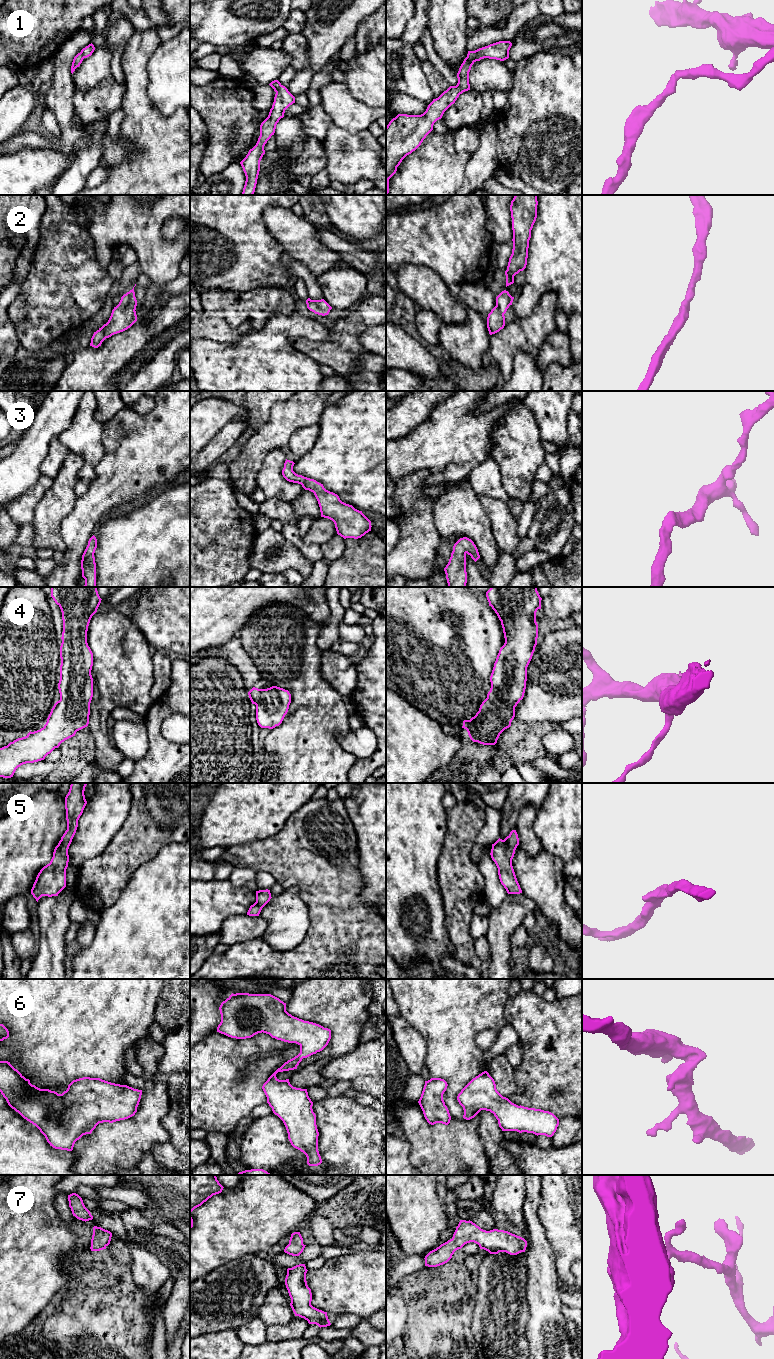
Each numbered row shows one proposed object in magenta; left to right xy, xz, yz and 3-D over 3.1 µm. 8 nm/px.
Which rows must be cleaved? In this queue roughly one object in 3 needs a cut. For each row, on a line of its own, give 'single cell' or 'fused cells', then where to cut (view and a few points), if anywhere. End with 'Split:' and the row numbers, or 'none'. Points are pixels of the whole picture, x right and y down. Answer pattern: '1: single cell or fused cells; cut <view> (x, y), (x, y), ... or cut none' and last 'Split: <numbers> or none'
1: single cell; cut none
2: single cell; cut none
3: single cell; cut none
4: single cell; cut none
5: single cell; cut none
6: single cell; cut none
7: single cell; cut none
Split: none

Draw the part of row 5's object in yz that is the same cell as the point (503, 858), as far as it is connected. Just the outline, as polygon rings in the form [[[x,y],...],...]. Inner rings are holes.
[[[512,830],[504,840],[499,838],[492,844],[490,853],[492,860],[498,868],[500,882],[508,894],[522,893],[512,866],[512,859],[518,845],[518,834],[516,830]]]

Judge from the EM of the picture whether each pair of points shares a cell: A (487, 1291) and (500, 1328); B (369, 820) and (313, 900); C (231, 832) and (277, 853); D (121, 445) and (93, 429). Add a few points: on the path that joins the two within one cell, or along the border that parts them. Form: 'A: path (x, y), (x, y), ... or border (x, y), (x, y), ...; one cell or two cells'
A: path (496, 1300), (499, 1303), (499, 1319); one cell
B: border (354, 829), (359, 861); two cells
C: border (275, 833), (262, 839), (230, 846); two cells
D: border (103, 424), (104, 455), (102, 458); two cells

